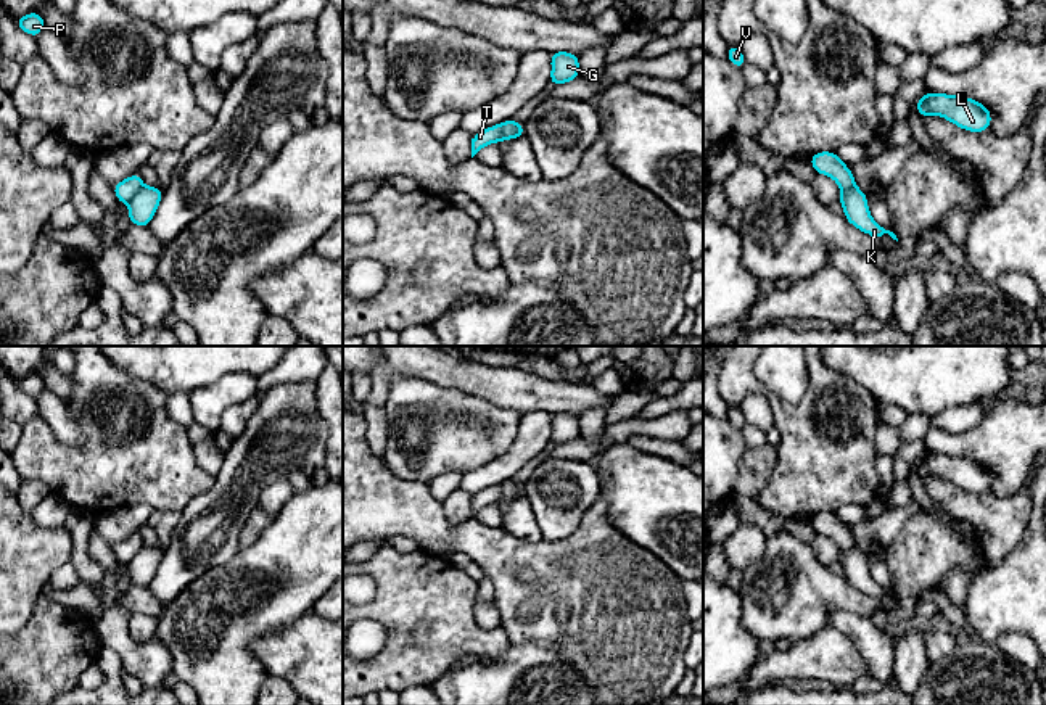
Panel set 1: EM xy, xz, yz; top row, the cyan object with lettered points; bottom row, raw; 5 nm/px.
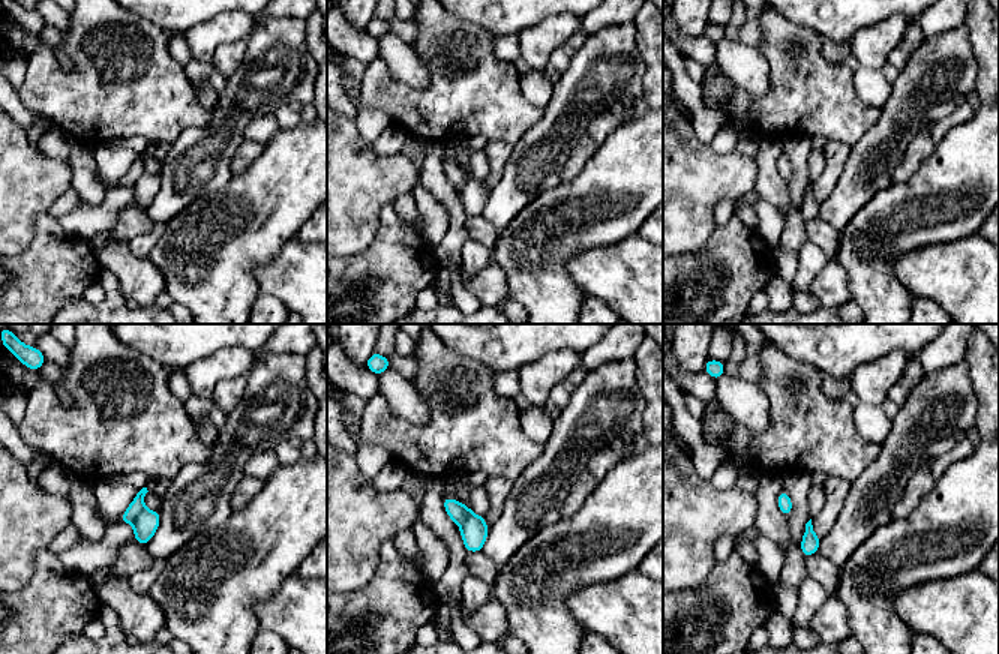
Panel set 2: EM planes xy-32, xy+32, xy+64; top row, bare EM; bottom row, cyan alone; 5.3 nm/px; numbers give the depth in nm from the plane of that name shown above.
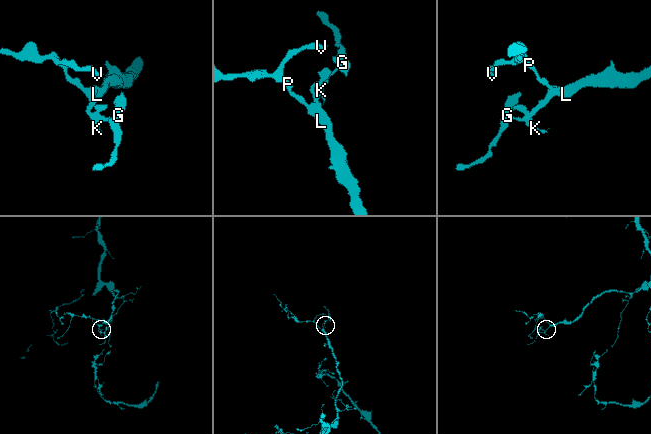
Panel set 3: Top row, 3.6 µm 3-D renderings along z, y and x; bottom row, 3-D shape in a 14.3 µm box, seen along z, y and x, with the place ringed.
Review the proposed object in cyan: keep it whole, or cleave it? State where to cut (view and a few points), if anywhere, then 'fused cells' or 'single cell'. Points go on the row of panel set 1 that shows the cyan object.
xy (142, 185), (127, 203) | fused cells

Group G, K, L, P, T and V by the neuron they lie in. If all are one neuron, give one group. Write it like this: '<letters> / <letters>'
G K / L P T V

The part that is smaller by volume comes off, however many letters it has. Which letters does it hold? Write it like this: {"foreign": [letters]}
{"foreign": ["G", "K"]}

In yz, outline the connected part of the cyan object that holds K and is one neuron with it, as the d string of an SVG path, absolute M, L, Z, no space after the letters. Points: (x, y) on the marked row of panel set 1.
M859 188L851 190L842 190L838 201L843 206L845 219L855 225L858 230L871 235L871 237L882 237L883 233L888 233L893 240L898 241L896 235L890 230L885 230L882 225L879 225L869 212L867 208L867 195L861 192Z

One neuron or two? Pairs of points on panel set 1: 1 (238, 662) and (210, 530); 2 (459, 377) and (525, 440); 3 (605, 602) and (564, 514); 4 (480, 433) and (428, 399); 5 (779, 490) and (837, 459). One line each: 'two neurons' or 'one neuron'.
1: two neurons
2: two neurons
3: two neurons
4: one neuron
5: one neuron

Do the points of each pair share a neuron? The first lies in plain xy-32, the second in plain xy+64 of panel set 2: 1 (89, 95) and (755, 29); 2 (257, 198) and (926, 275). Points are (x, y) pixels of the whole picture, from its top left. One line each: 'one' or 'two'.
1: two
2: two

